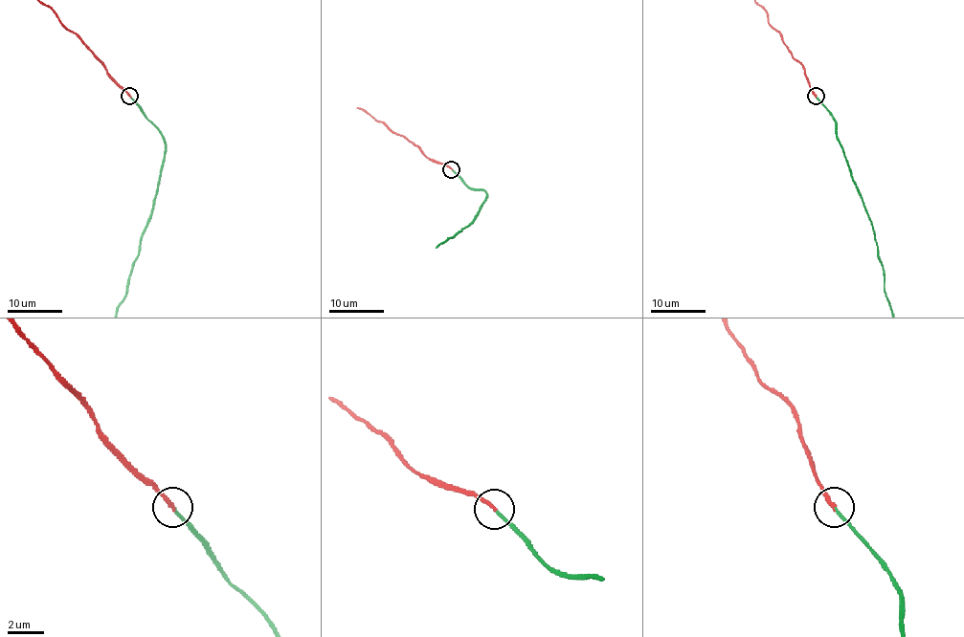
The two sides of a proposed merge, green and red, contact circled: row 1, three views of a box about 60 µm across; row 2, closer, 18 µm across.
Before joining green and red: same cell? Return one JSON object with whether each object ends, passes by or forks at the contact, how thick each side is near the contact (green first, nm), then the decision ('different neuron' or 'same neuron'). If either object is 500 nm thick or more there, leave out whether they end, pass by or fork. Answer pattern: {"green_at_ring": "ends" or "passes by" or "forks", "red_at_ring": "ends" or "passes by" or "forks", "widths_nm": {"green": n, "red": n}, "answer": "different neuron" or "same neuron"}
{"green_at_ring": "ends", "red_at_ring": "ends", "widths_nm": {"green": 140, "red": 200}, "answer": "same neuron"}

